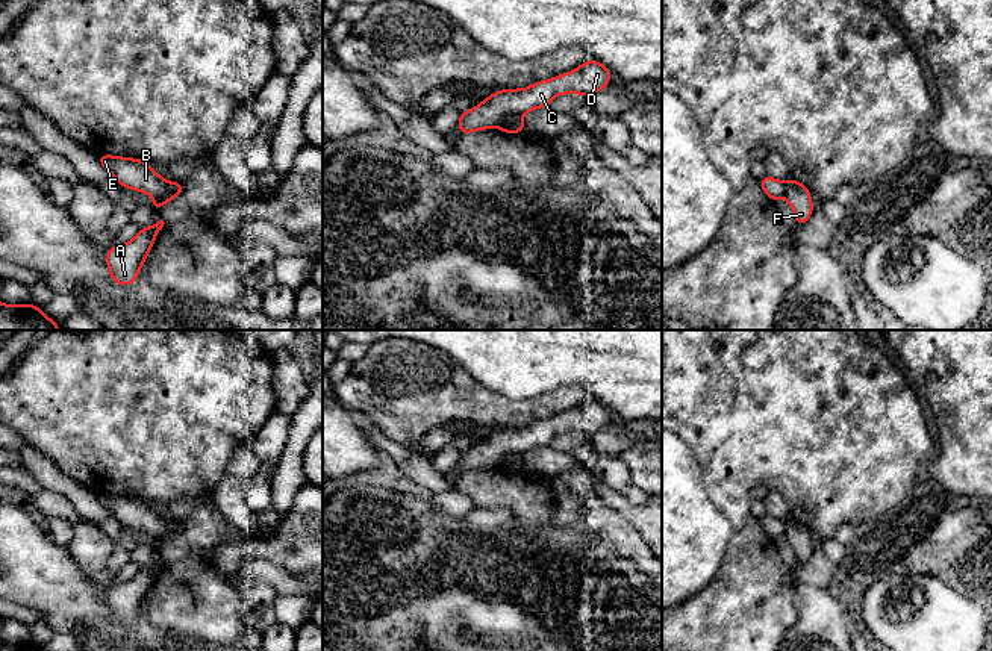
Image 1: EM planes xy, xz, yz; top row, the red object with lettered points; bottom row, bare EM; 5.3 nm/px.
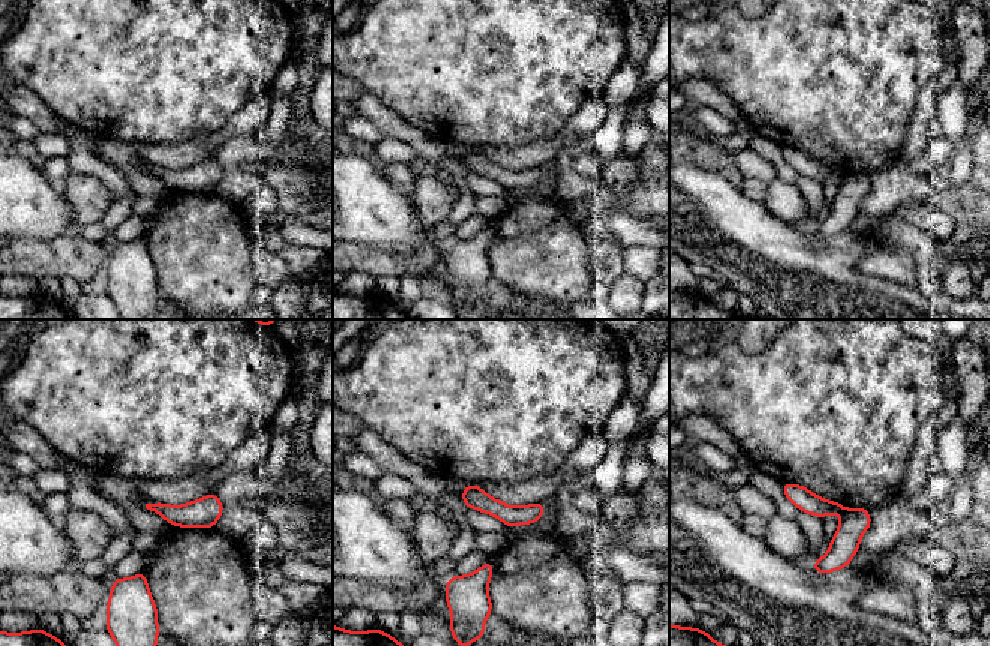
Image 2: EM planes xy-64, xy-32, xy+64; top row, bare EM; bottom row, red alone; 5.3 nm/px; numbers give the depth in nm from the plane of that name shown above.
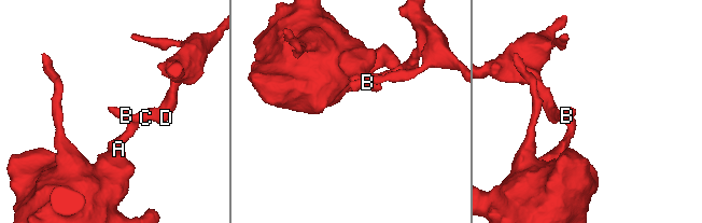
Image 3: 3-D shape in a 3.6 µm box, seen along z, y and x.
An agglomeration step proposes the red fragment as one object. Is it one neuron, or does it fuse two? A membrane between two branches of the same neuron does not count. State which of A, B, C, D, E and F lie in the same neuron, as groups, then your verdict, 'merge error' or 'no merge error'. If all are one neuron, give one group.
A F / B C D E; merge error

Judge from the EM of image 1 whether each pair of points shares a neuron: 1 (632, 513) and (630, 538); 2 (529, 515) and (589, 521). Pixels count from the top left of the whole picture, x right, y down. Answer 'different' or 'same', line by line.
1: different
2: different

